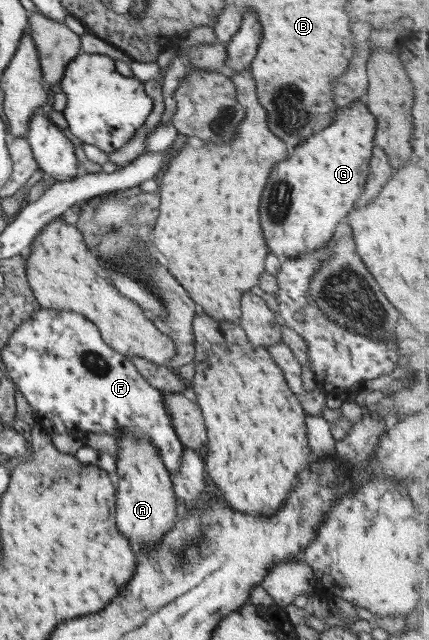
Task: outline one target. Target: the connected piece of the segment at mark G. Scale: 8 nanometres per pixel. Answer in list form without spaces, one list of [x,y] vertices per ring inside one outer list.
[[[360,98],[347,107],[336,107],[331,125],[303,139],[287,159],[271,167],[259,201],[267,252],[280,259],[295,258],[331,242],[337,224],[345,220],[367,181],[373,133],[375,118]]]

